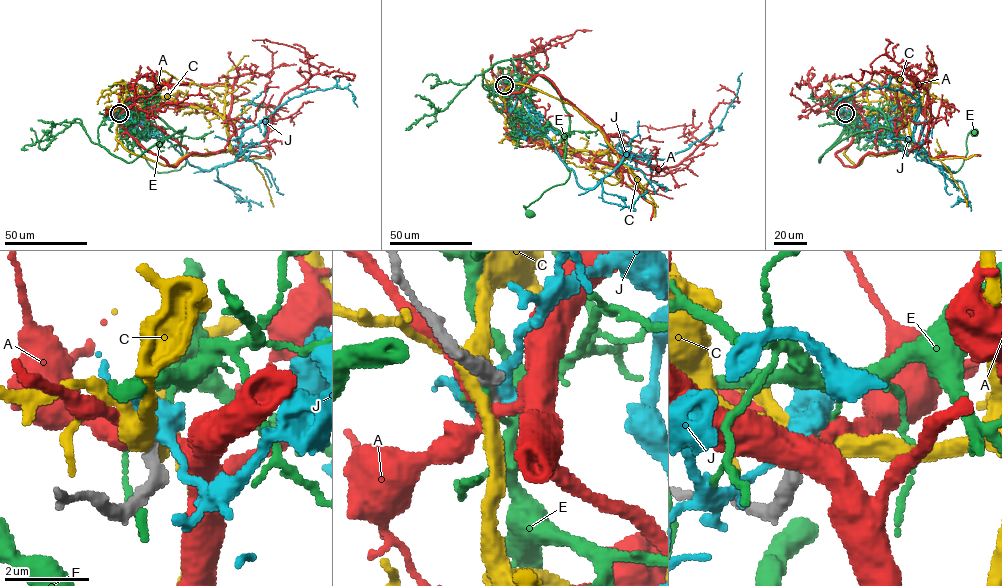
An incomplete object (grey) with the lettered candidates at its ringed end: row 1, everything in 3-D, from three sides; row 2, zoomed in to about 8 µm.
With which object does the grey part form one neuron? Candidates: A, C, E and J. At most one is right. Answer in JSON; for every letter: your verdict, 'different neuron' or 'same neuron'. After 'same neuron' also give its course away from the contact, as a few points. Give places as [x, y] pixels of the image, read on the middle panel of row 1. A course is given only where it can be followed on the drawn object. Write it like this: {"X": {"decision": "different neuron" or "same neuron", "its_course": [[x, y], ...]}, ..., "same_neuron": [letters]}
{"A": {"decision": "different neuron"}, "C": {"decision": "different neuron"}, "E": {"decision": "different neuron"}, "J": {"decision": "different neuron"}, "same_neuron": []}

